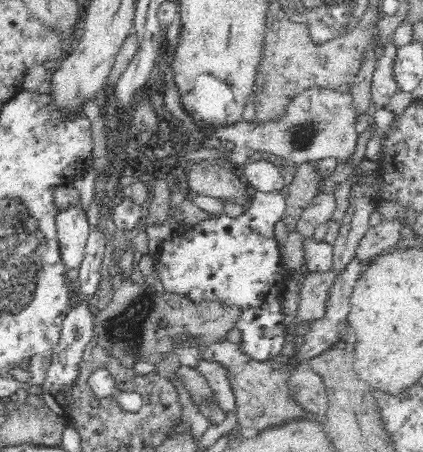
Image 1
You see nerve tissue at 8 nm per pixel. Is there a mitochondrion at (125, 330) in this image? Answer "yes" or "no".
yes

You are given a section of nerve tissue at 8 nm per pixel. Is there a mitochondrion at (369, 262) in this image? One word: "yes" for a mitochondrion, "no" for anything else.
no

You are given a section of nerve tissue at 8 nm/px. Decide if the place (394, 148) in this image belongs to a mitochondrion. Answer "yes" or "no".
no

